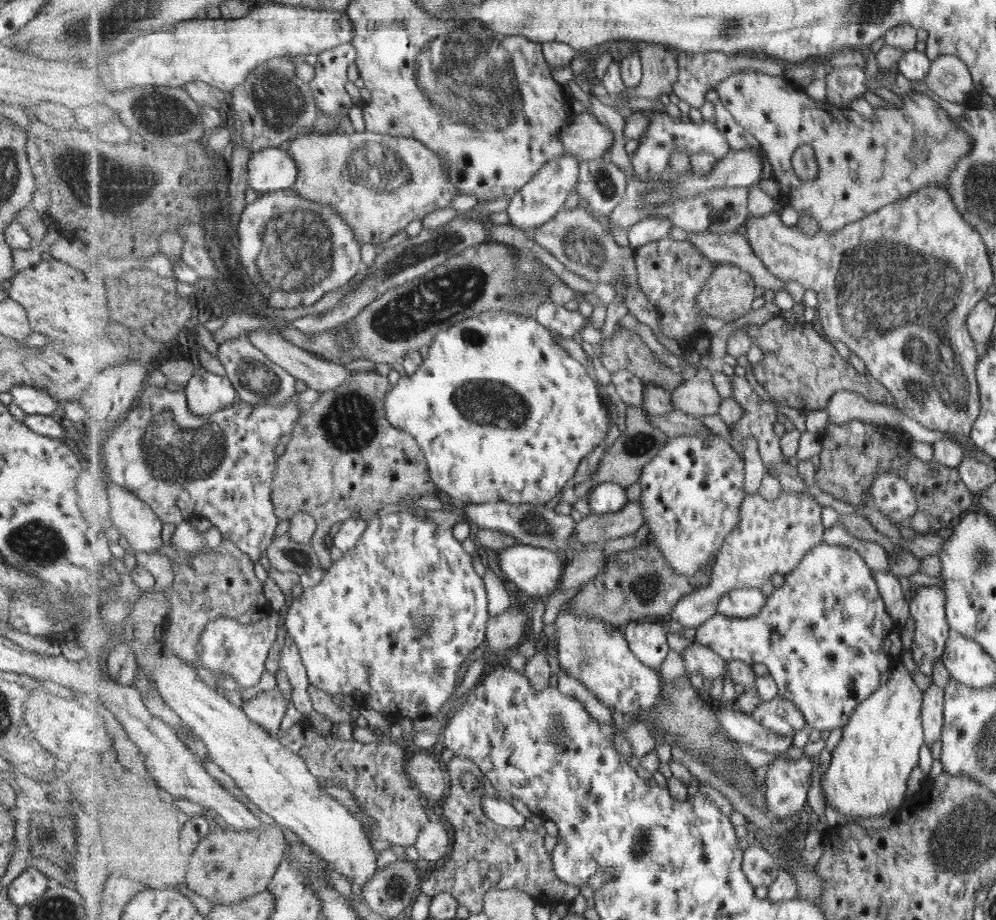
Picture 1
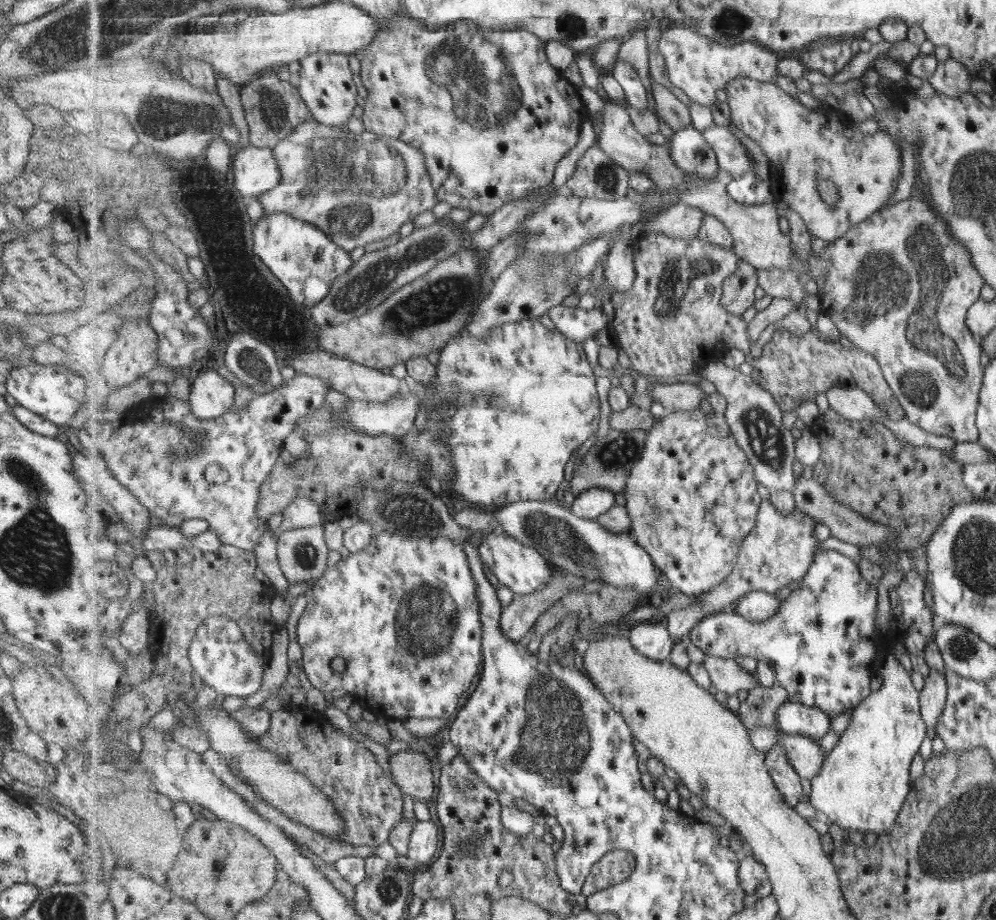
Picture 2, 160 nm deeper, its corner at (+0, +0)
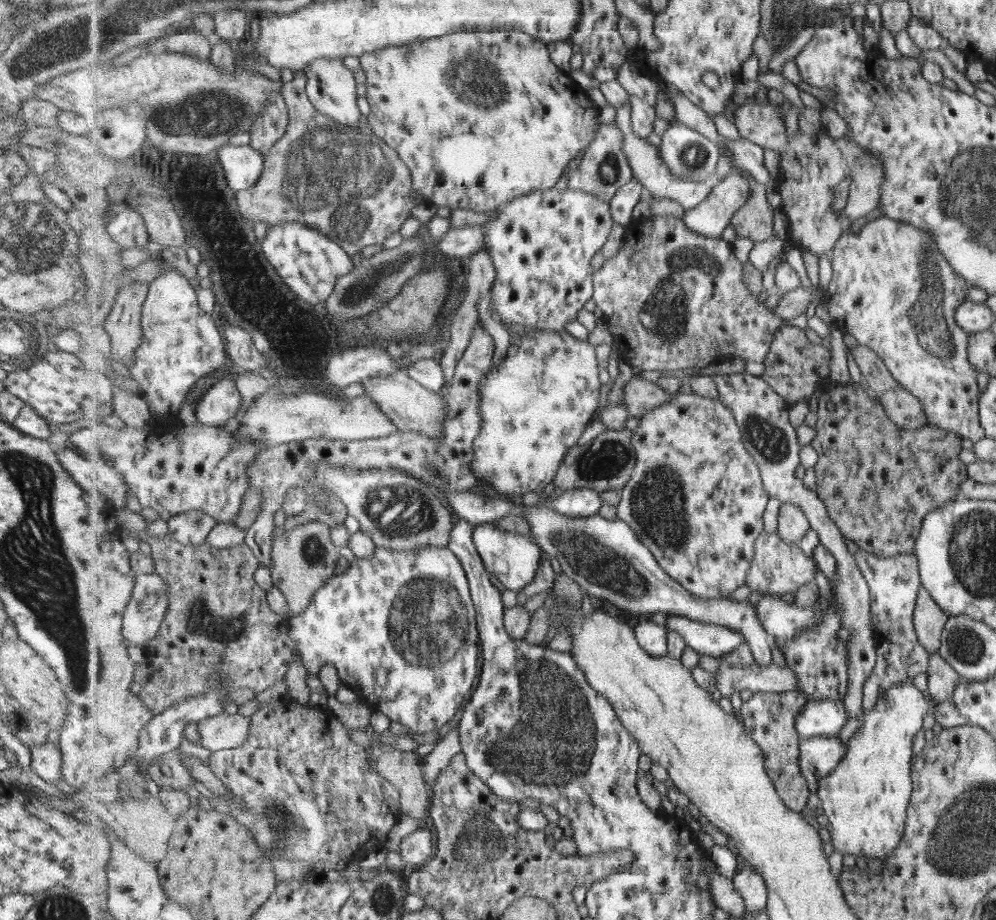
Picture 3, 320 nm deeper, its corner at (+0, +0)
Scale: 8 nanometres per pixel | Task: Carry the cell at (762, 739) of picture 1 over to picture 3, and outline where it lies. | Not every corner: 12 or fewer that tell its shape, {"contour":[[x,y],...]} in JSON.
{"contour":[[837,736],[802,739],[800,765],[810,789],[842,763]]}

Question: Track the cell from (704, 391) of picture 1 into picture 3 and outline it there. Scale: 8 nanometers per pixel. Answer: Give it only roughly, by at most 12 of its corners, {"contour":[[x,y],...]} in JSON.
{"contour":[[633,376],[623,389],[629,417],[642,417],[676,394]]}

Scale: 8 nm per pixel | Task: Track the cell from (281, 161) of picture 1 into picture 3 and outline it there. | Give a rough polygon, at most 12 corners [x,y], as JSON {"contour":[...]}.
{"contour":[[226,144],[217,156],[236,191],[255,187],[264,154],[250,144]]}

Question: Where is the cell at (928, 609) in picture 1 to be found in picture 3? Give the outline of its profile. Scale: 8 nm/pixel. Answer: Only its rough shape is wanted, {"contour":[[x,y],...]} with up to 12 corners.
{"contour":[[855,553],[870,586],[875,668],[863,712],[877,692],[927,673],[914,610],[919,559]]}

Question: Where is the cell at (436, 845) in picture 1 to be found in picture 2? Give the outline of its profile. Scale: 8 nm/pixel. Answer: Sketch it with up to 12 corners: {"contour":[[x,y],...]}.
{"contour":[[419,821],[407,856],[427,867],[441,846],[439,826]]}

